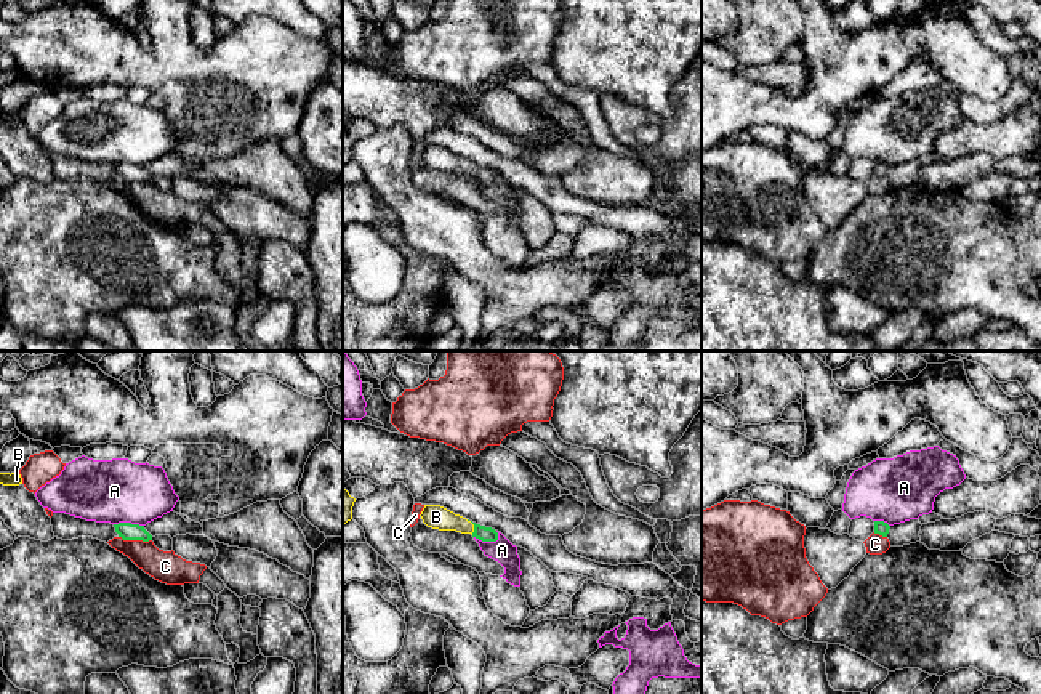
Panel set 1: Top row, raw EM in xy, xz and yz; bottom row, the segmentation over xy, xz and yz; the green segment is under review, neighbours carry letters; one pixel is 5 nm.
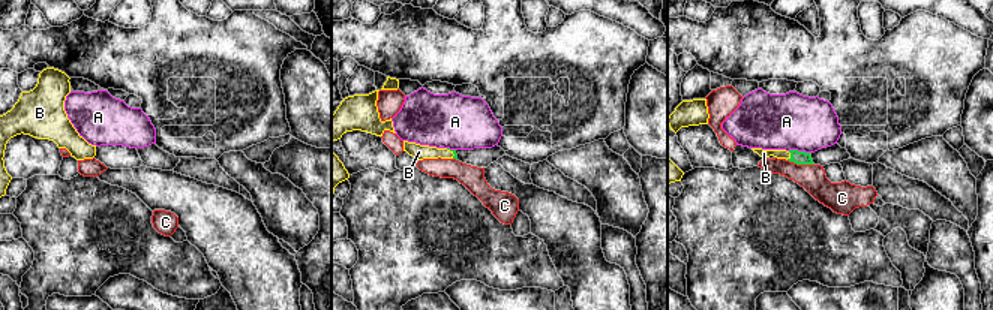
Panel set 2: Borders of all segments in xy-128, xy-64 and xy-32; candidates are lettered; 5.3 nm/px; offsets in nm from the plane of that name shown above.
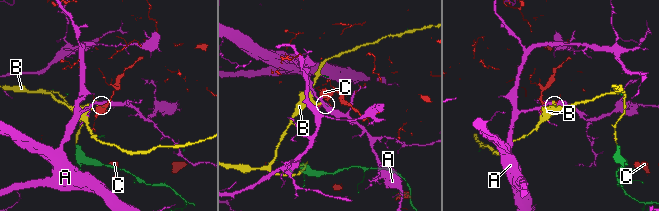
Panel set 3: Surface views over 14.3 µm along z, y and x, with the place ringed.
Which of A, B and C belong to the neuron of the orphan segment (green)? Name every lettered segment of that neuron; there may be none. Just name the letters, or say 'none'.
B

